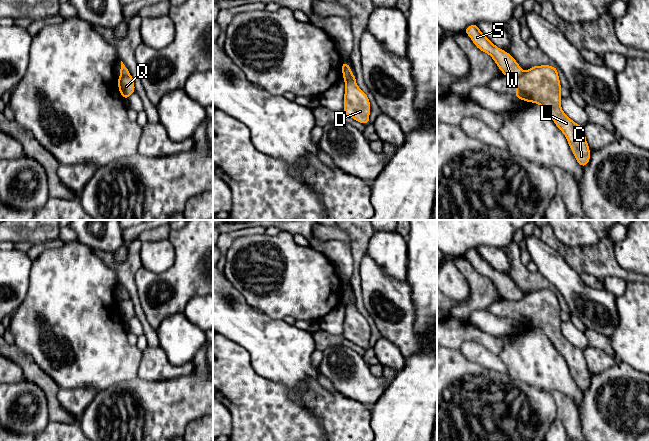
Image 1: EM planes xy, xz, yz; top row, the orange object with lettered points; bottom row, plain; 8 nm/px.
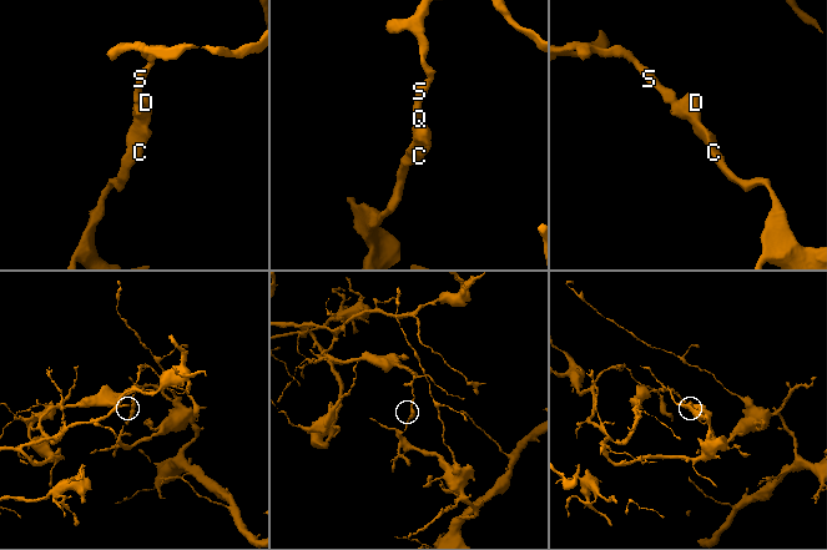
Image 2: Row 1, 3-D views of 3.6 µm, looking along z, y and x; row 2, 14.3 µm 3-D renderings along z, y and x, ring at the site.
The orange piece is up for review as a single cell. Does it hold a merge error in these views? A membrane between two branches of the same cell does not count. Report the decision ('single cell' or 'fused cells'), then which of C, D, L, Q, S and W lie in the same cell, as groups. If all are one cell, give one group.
fused cells | C D L Q / S W

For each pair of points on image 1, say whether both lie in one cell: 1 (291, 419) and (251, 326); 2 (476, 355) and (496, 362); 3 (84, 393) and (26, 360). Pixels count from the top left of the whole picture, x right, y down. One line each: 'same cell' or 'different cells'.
1: different cells
2: same cell
3: different cells

